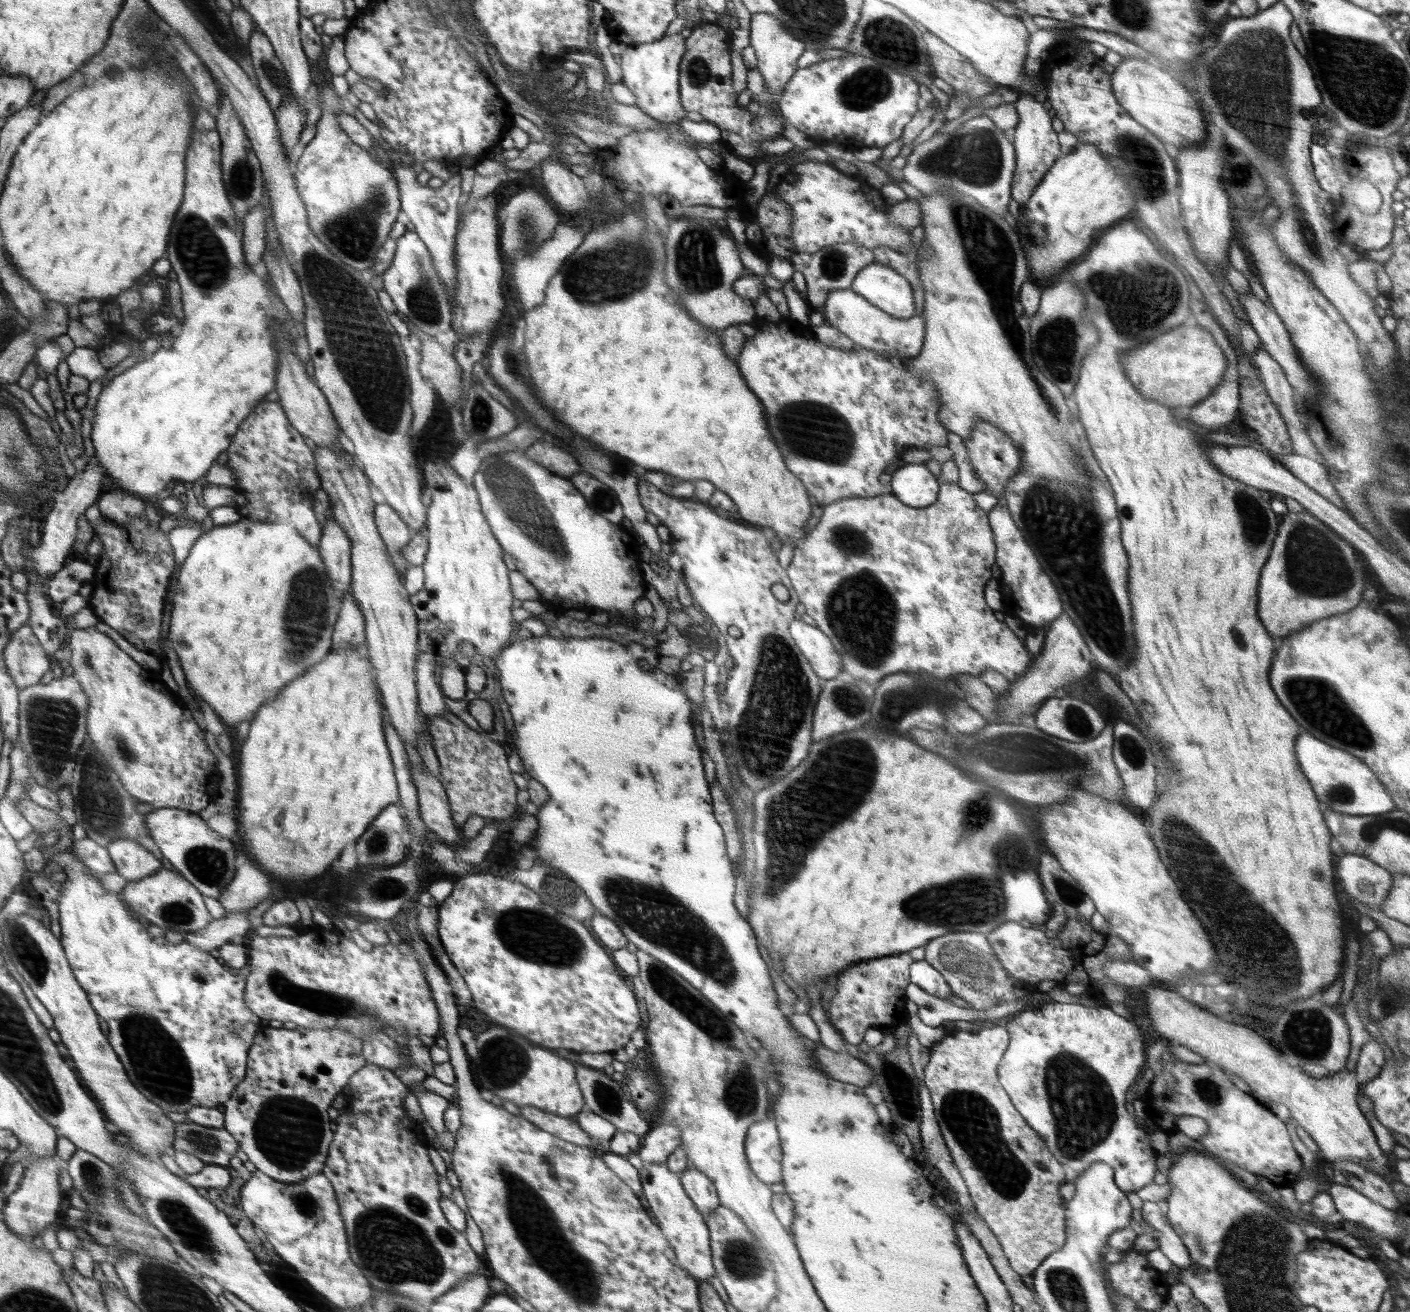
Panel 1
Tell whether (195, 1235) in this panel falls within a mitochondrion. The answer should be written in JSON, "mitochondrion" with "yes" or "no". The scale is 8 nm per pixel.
{"mitochondrion":"yes"}

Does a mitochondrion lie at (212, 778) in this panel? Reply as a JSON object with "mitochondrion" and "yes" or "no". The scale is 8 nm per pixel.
{"mitochondrion":"no"}

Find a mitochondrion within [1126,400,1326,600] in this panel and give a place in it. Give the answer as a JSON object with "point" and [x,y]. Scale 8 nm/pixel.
{"point":[1256,531]}

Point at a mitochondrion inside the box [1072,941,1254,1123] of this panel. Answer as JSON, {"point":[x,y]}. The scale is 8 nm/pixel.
{"point":[1208,1089]}

